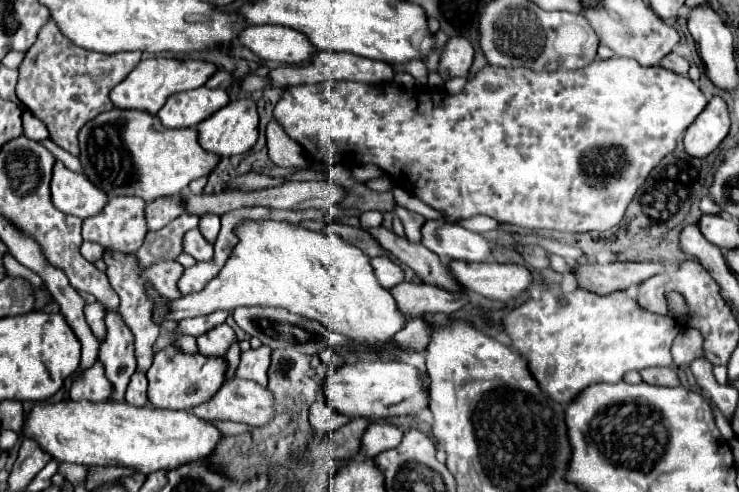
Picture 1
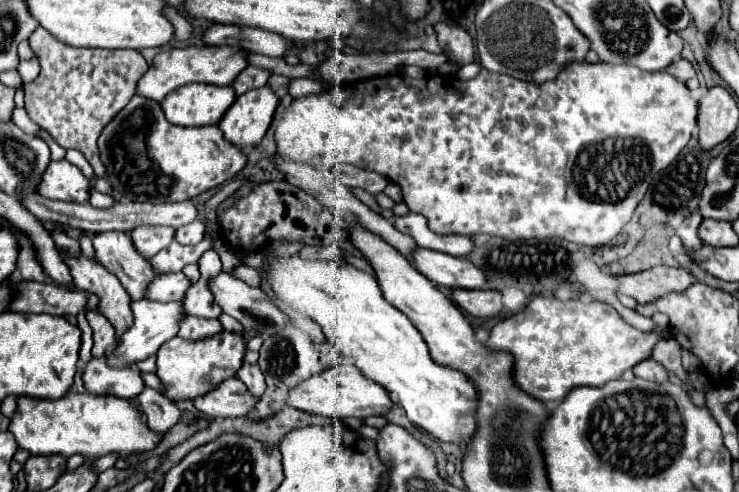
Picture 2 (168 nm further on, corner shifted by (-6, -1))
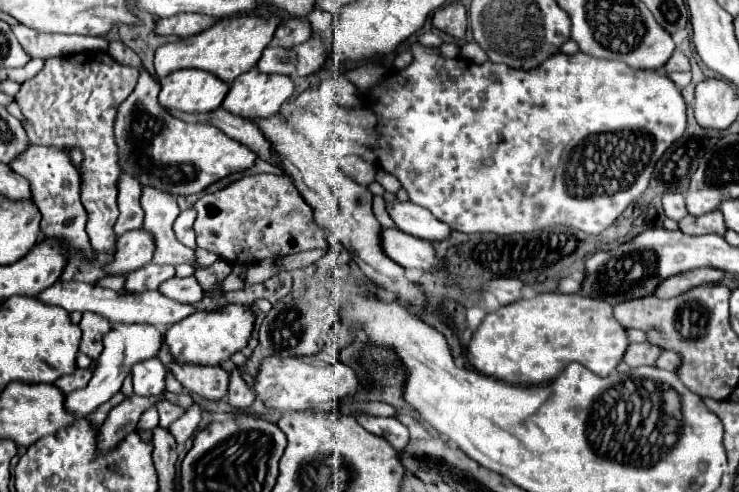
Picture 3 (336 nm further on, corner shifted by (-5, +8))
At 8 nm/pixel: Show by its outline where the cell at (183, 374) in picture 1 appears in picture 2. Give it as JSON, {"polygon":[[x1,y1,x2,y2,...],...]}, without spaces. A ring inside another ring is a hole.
{"polygon":[[221,331,215,337,199,339,199,341,187,341,181,337,173,337,171,341,163,343,157,353,157,375,165,385,165,397,171,401,179,399,195,399,197,395,203,395,221,381,235,377,235,373,243,365,245,357,245,343,247,339,241,333]]}

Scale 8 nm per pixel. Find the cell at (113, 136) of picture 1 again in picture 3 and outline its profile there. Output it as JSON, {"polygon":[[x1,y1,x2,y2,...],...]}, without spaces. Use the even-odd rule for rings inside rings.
{"polygon":[[122,41,111,42,107,52,121,64,142,69,134,92,118,106,114,122,114,138,118,144,118,164,122,174,138,178,142,186,150,184,152,188,166,188,172,196,180,196,198,194,230,172,246,170,254,164,254,152,228,138,218,128,210,124,190,124,164,110,158,104,160,84,143,70,139,56]]}

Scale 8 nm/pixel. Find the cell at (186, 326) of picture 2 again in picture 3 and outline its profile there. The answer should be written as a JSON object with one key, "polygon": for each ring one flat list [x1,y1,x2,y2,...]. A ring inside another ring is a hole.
{"polygon":[[58,280,50,288,42,290,36,298,44,304,60,306,66,312,74,312,74,310,96,312,96,314,108,318,112,324,116,324,116,322,148,322,148,324,154,324,154,326,162,326,162,324,172,326,172,324,184,320,186,316,192,316,194,312,198,312,196,306,174,302,174,300,162,296,162,292,158,292,158,290,150,290,150,292,120,290,120,292,116,292,116,290,110,290,110,288,102,288,102,286,96,286,96,284,86,284,86,282,78,282,78,280,72,280,72,282]]}

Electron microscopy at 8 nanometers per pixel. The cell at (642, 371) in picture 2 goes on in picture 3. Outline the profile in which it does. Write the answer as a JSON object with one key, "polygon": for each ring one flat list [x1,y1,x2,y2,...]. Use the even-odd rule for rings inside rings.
{"polygon":[[644,342,644,344,630,344,626,354,624,354,624,362,632,368,636,366,642,366,642,364,648,364,648,366,654,366,658,356,662,354,662,350,650,342]]}

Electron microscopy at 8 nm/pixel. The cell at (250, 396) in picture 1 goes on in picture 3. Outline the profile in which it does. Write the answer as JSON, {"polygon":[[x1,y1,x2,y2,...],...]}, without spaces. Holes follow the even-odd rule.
{"polygon":[[168,364,178,382,188,390,204,400,222,400,228,396,228,382,230,372,222,366,188,366,188,364]]}

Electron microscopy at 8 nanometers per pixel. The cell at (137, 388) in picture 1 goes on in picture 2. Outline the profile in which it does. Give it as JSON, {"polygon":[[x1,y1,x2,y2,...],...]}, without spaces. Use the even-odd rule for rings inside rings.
{"polygon":[[147,387,147,393,141,393,137,399,145,413,147,427,153,429,155,433,167,433,181,417,181,411,175,407,175,403,167,401,151,387]]}

